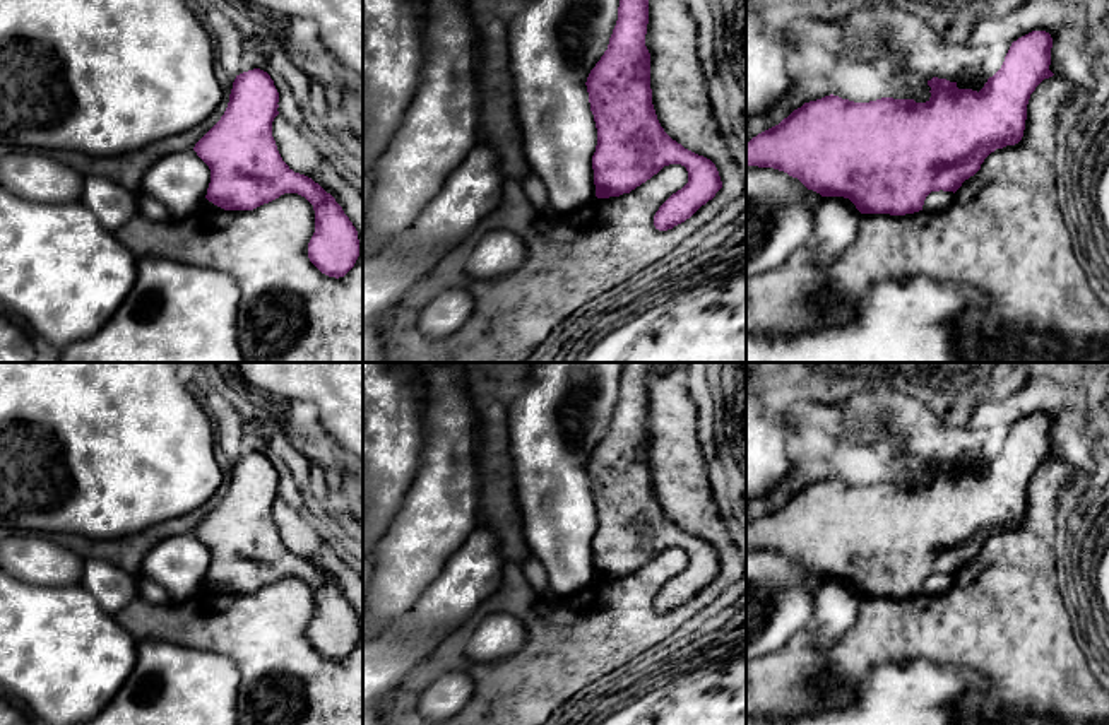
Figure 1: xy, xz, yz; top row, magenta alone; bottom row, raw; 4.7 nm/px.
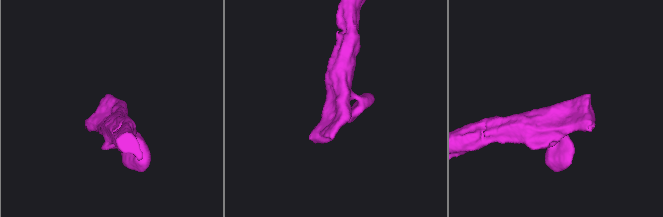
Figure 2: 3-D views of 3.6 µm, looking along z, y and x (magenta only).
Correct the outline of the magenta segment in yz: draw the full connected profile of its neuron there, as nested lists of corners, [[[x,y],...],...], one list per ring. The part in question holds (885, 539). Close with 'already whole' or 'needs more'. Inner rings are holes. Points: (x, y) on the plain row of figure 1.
[[[1032,414],[1018,421],[1011,426],[1001,451],[987,462],[979,475],[958,472],[957,465],[933,460],[928,463],[931,480],[926,486],[893,480],[854,486],[833,477],[804,486],[779,508],[746,527],[746,549],[784,554],[821,580],[849,581],[861,597],[905,598],[919,595],[931,575],[955,576],[965,563],[981,552],[991,535],[1022,523],[1030,477],[1044,462],[1054,458],[1049,453],[1051,431],[1053,421],[1046,414]]]; already whole

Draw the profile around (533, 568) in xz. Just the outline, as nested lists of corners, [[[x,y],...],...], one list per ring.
[[[529,554],[527,559],[522,564],[522,571],[531,583],[531,586],[544,598],[558,598],[549,588],[548,575],[541,564],[541,561]]]

